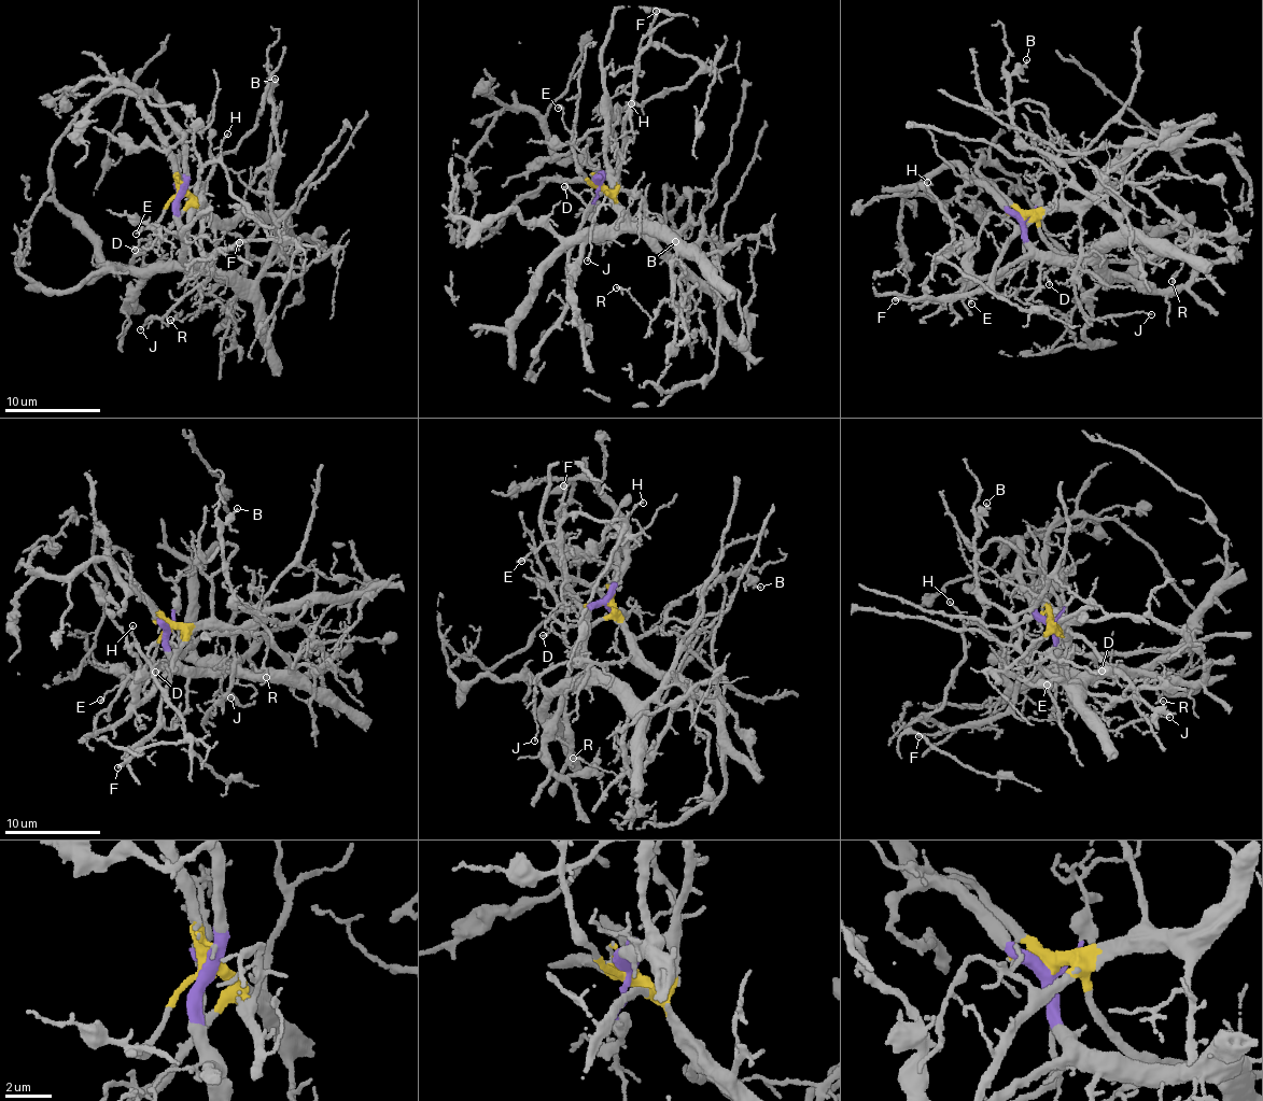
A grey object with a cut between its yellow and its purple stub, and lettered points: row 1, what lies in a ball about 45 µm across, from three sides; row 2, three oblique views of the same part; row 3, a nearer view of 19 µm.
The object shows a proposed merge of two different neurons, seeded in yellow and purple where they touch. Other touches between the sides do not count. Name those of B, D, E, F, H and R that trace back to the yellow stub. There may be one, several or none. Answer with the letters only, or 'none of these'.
D, E, F

